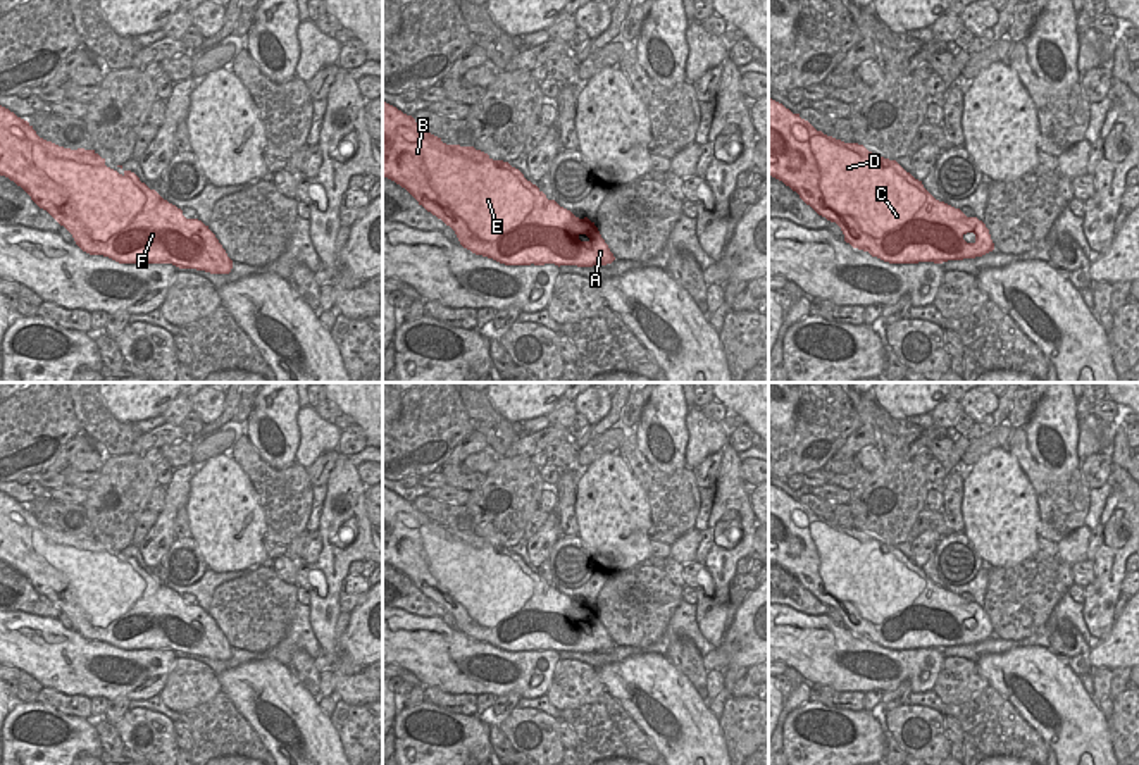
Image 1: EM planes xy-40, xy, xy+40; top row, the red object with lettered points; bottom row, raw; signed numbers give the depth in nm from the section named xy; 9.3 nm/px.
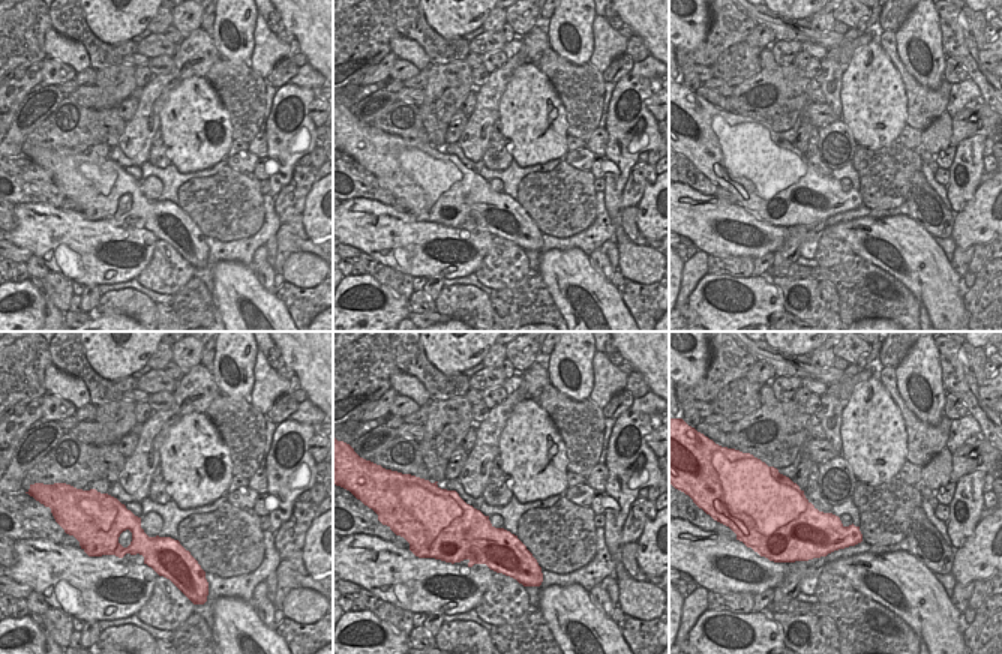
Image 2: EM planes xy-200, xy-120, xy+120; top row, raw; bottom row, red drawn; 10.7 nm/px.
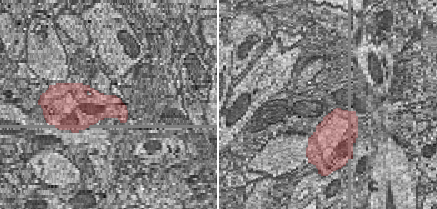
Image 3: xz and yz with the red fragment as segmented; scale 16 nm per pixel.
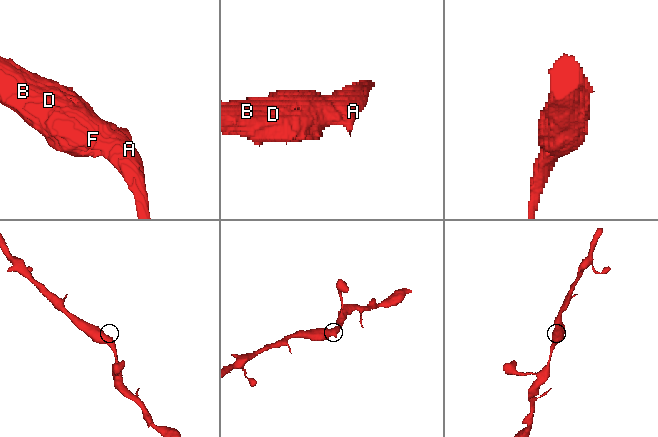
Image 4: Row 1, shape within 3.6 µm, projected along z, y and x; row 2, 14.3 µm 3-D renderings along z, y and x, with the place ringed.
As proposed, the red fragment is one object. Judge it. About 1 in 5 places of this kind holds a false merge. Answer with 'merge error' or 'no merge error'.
no merge error

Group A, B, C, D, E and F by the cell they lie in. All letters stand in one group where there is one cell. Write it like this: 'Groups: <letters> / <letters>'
Groups: A B C D E F.

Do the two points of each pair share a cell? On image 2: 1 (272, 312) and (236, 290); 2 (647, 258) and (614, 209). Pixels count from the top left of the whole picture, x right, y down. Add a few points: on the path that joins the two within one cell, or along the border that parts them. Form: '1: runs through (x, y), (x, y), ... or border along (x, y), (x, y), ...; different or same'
1: runs through (263, 309), (245, 294); same
2: runs through (633, 251), (621, 239), (617, 222); same

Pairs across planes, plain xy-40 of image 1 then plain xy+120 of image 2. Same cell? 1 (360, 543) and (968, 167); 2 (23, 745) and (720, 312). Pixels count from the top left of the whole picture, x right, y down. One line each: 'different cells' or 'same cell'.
1: same cell
2: same cell

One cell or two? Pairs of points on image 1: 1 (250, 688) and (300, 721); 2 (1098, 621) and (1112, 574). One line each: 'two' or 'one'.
1: one
2: one

